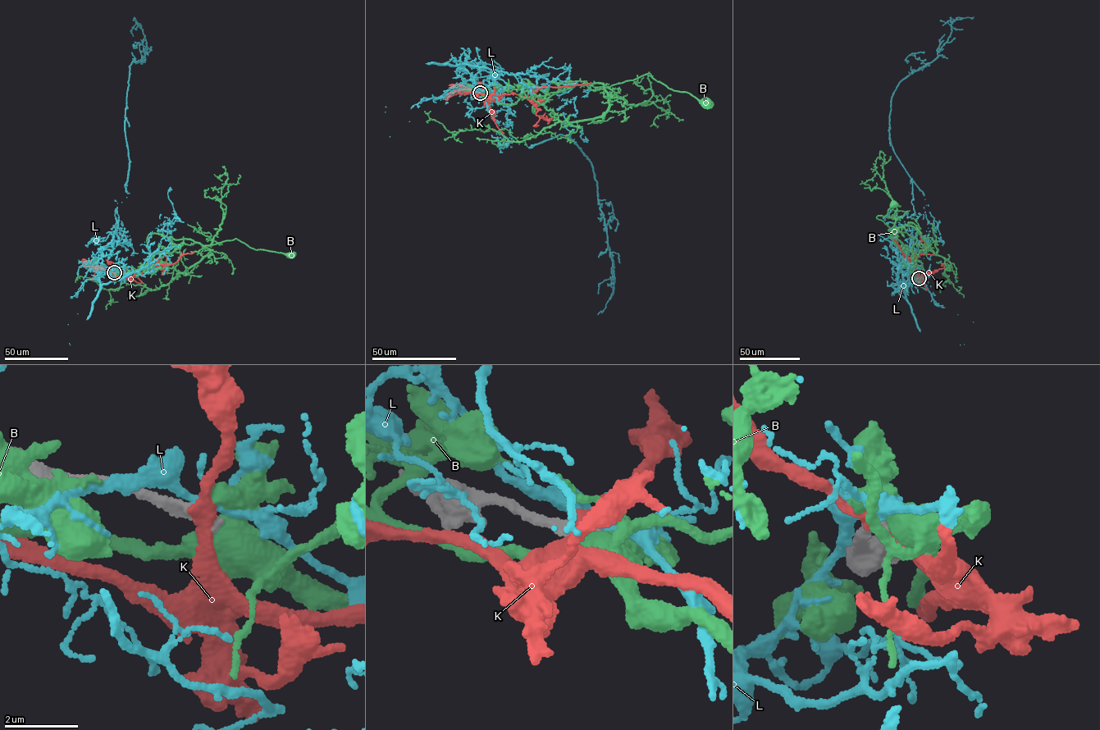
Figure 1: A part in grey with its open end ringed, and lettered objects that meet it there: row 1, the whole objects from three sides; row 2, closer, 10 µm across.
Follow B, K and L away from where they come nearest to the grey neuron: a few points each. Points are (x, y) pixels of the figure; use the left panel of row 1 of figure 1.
B: (114, 272), (122, 276), (145, 266), (153, 254), (184, 243), (208, 245), (235, 239), (257, 249), (290, 254)
K: (113, 272), (116, 276), (134, 276), (153, 265), (175, 263), (180, 256), (193, 252)
L: (113, 272), (95, 270), (125, 238), (116, 223), (110, 232), (123, 236), (130, 66), (147, 47), (131, 27)

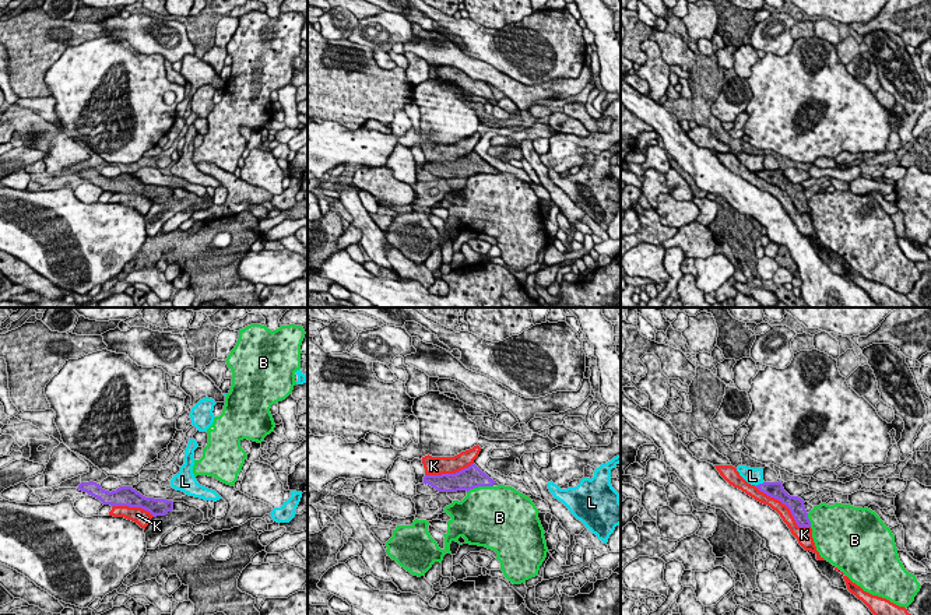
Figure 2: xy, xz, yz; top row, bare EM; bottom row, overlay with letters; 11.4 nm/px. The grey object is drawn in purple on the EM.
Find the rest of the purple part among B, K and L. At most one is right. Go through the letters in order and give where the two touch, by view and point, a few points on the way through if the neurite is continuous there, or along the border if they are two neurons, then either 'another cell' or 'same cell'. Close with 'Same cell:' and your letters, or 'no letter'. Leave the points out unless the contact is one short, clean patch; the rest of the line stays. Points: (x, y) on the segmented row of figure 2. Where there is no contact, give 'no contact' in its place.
B: xz (480, 485) | another cell
K: yz (786, 505) | another cell
L: yz (759, 484) | another cell
Same cell: no letter

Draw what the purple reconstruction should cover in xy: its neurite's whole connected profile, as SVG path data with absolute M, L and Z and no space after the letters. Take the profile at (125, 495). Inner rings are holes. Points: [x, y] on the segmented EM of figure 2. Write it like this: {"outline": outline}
{"outline": "M89 481L78 485L80 491L99 499L103 505L141 507L154 517L165 516L173 510L173 502L166 499L145 498L131 486L120 486L116 491L105 491L99 484Z"}

